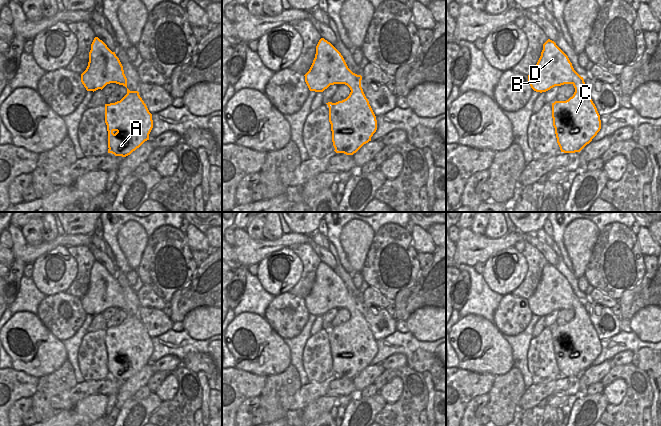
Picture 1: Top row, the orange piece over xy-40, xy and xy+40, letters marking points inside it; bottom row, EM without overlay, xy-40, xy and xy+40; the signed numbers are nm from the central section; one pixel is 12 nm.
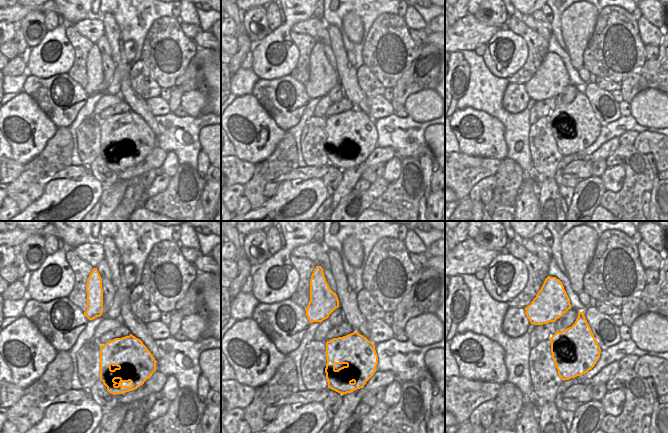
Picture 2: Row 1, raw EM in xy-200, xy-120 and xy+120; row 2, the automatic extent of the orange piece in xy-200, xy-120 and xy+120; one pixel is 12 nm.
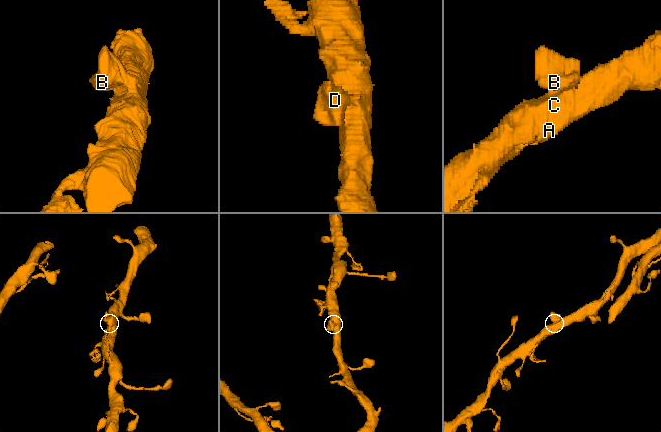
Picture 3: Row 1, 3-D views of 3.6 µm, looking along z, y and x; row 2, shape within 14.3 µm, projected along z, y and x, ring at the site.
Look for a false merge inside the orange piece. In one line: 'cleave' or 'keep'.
keep

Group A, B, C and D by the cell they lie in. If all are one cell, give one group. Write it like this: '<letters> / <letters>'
A B C D

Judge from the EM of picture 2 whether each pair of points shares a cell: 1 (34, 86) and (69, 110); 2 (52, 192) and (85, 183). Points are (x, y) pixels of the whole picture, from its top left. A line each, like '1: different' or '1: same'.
1: same
2: same

